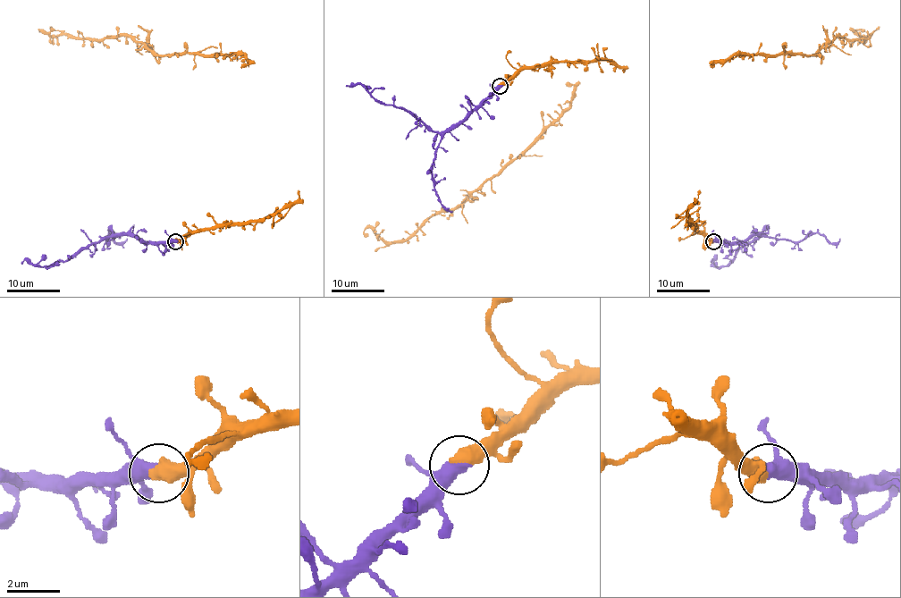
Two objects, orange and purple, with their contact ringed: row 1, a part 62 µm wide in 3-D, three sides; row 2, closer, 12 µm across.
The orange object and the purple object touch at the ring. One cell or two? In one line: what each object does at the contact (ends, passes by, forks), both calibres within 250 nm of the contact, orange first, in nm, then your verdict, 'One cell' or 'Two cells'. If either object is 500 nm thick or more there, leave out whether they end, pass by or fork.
Thickness 650 nm (orange) against 600 nm. One cell

